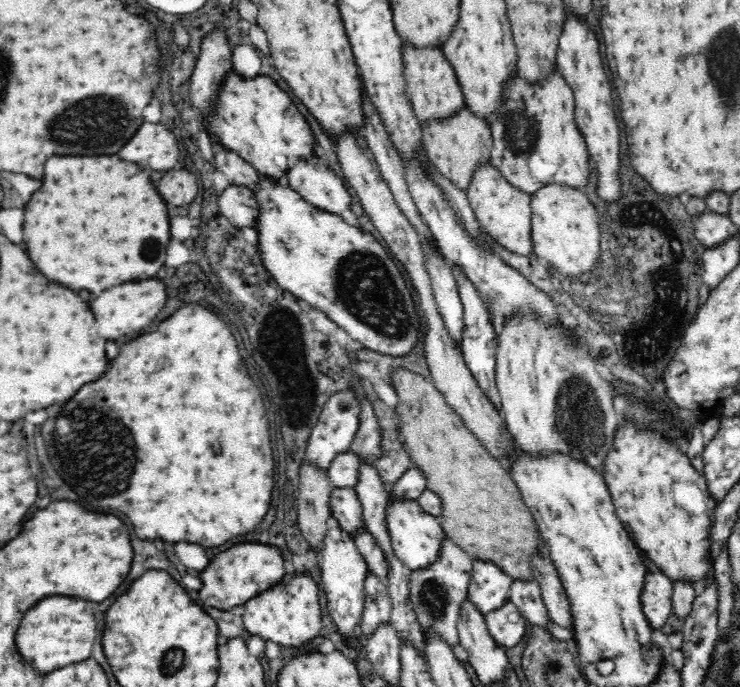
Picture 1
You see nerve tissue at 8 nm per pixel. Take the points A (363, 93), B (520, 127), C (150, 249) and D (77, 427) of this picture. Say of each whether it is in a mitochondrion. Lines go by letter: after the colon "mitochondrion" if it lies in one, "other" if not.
A: other
B: mitochondrion
C: mitochondrion
D: mitochondrion

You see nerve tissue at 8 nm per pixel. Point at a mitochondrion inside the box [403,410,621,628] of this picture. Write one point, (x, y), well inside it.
(433, 597)

